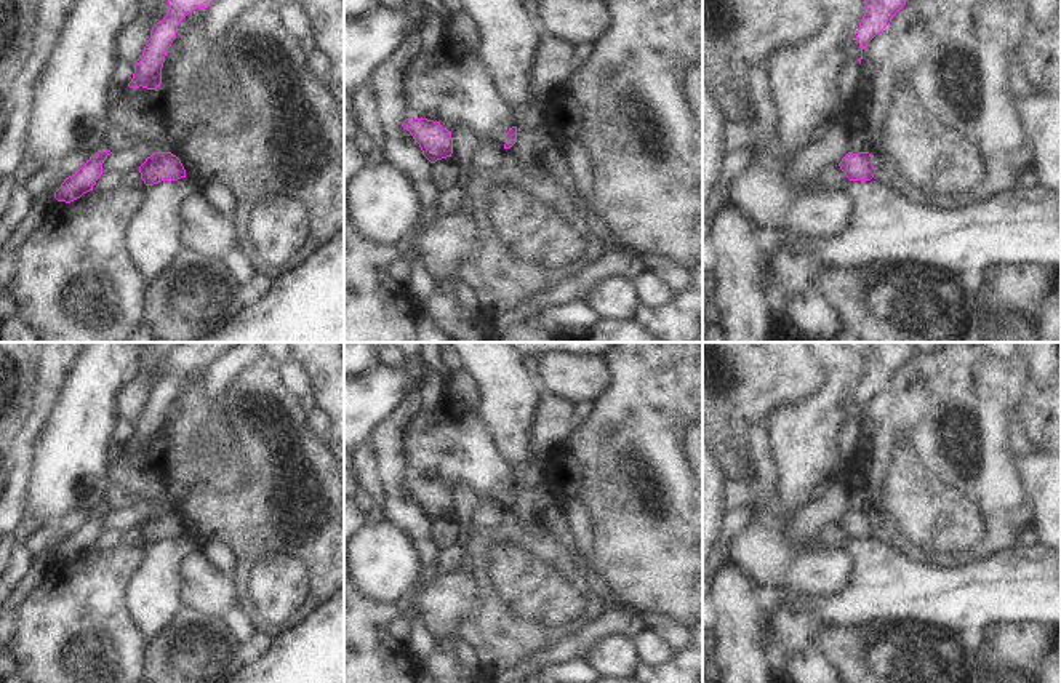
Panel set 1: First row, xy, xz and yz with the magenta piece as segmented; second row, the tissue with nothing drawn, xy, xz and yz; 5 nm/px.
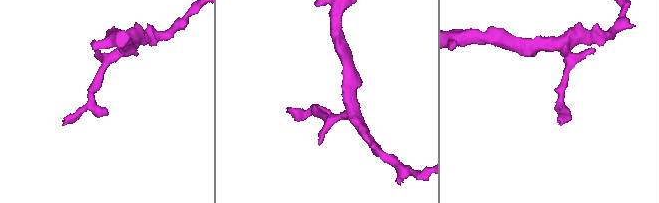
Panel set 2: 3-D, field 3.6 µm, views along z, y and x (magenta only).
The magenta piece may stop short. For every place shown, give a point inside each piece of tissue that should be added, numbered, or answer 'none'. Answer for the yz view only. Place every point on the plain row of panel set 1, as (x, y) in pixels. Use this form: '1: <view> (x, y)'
none

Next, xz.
none

